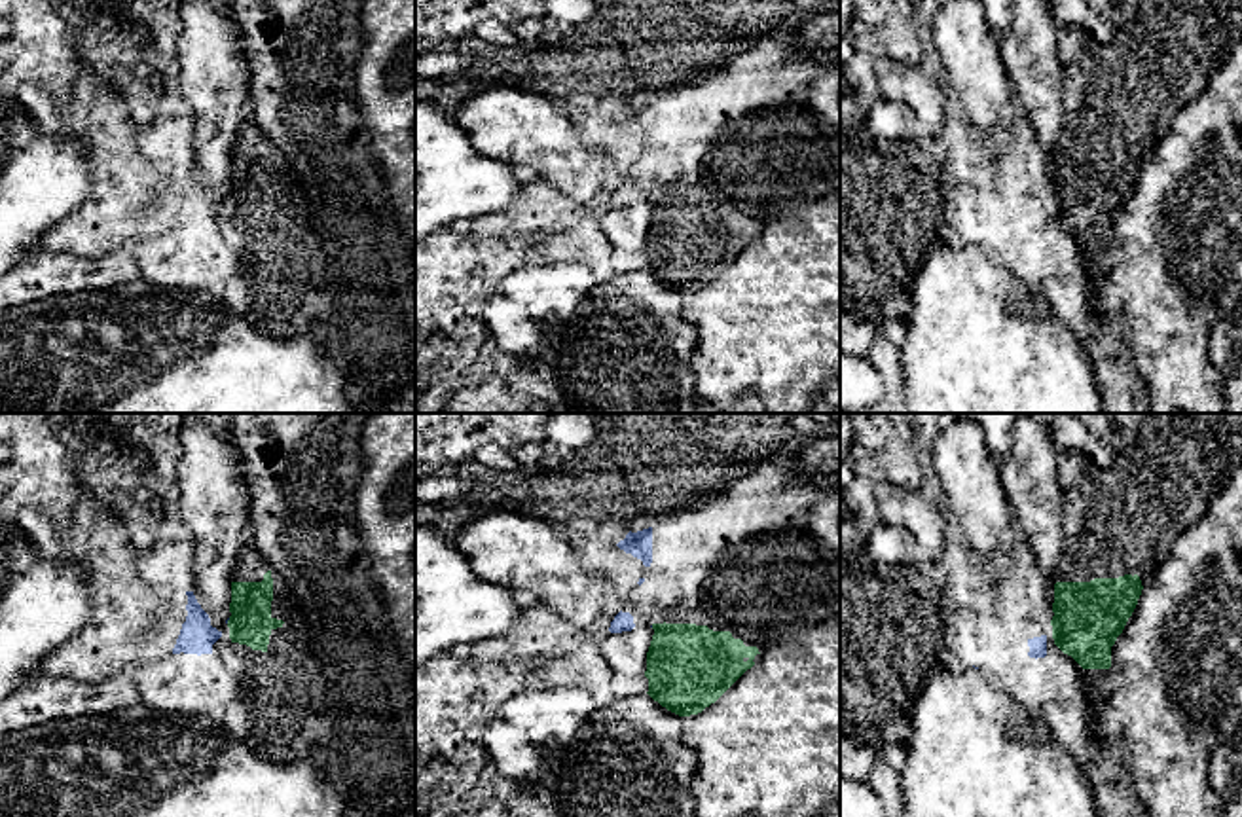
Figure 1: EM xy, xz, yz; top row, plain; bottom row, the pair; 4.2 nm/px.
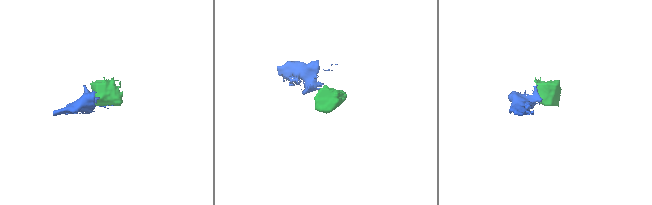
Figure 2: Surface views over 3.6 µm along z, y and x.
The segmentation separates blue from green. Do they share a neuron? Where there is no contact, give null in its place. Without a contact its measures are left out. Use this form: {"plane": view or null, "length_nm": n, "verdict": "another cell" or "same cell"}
{"plane": "xy", "length_nm": 30, "verdict": "another cell"}

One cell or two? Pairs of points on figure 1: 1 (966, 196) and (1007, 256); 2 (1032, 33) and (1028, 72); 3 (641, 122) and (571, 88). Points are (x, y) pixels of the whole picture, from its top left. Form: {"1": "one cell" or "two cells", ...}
{"1": "one cell", "2": "one cell", "3": "two cells"}

